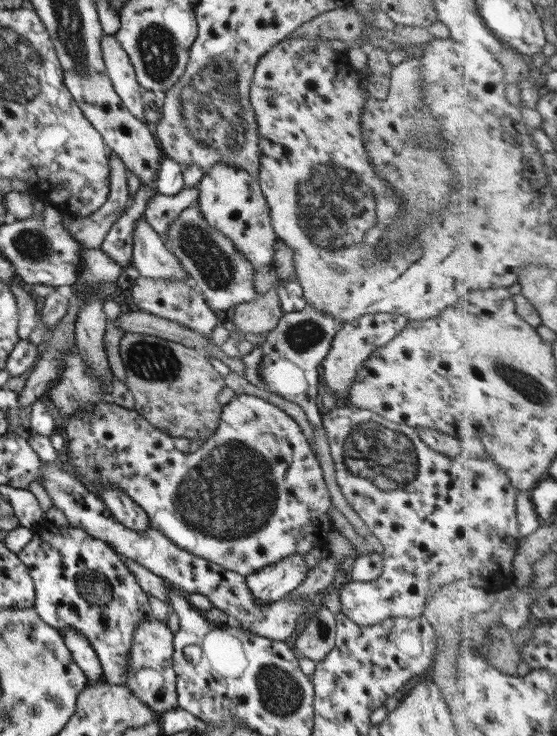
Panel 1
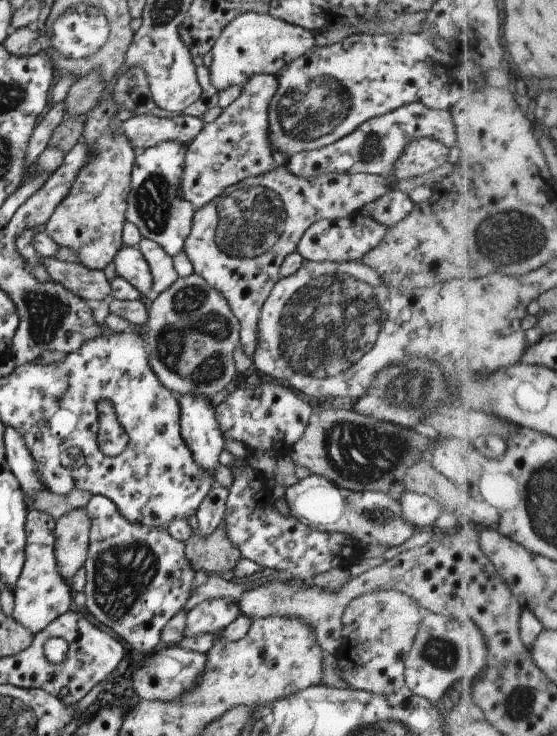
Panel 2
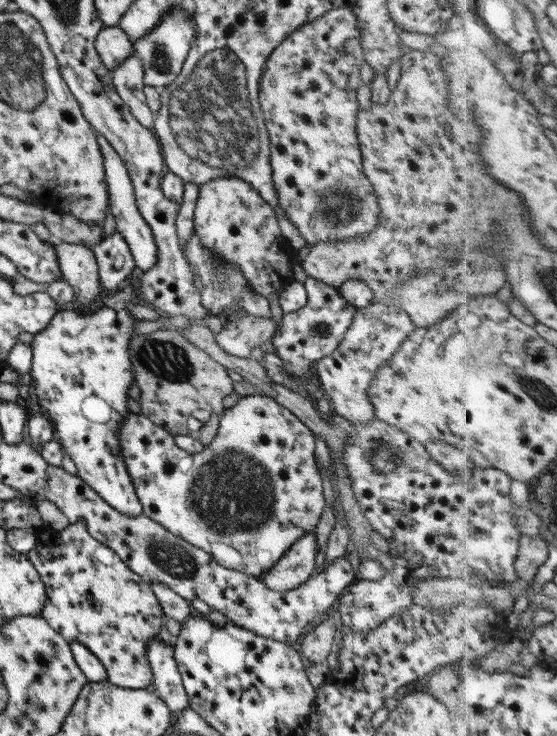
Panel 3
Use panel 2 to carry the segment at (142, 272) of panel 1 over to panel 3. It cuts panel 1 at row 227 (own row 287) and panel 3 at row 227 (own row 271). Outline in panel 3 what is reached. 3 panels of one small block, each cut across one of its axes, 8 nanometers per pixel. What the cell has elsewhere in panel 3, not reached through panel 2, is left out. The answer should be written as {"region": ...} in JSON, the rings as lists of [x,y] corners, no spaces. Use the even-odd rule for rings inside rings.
{"region":[[[94,131],[94,134],[95,140],[99,144],[99,150],[103,160],[105,184],[107,184],[108,207],[111,210],[111,216],[113,216],[115,222],[114,230],[119,232],[121,239],[127,244],[134,266],[145,273],[149,268],[153,267],[156,260],[156,249],[151,230],[135,206],[132,184],[123,161],[117,156],[117,153],[111,148],[111,145],[105,137],[97,134],[97,131]]]}

